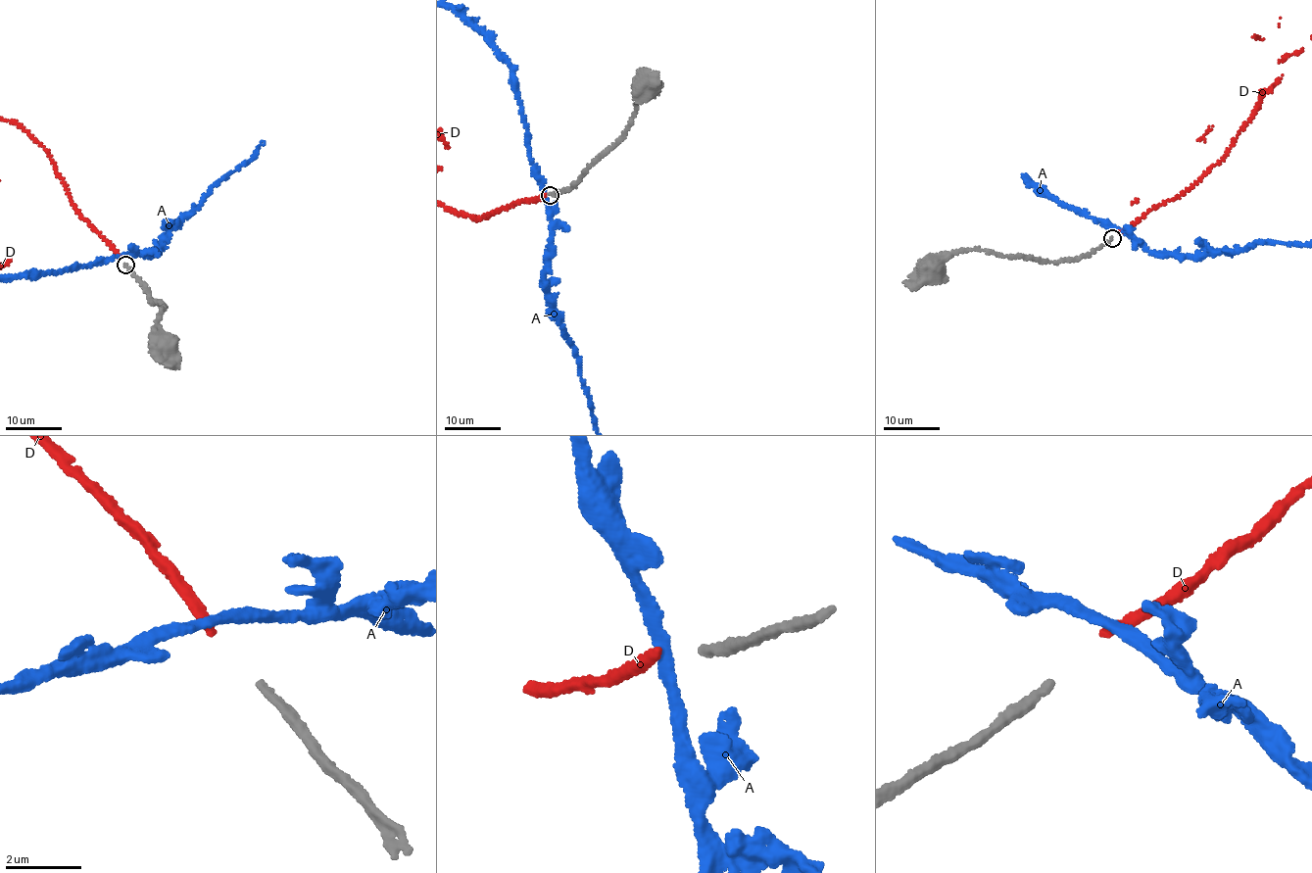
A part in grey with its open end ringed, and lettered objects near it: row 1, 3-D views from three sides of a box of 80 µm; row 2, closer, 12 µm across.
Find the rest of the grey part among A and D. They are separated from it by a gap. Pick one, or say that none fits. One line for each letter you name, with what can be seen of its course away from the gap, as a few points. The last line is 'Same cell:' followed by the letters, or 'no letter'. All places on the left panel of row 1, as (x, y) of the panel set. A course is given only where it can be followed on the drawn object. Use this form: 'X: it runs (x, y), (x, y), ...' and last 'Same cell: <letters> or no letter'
Same cell: D

